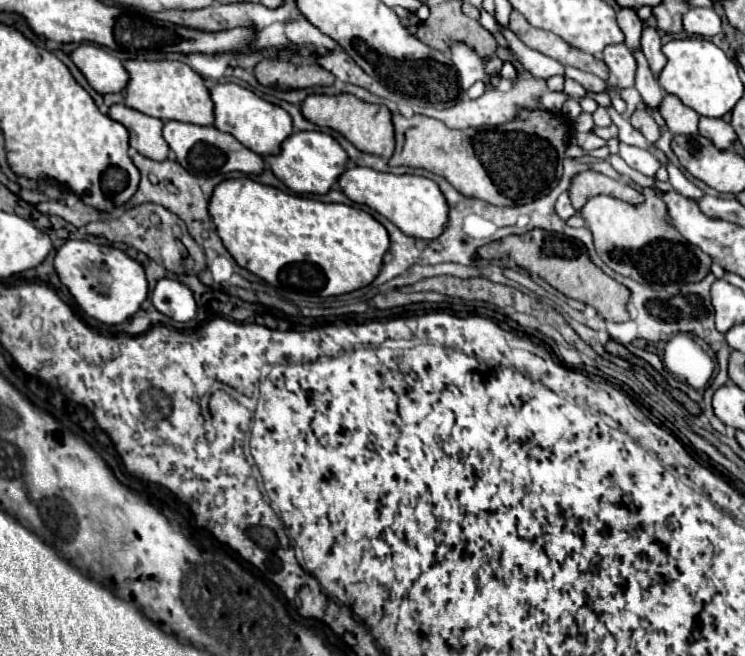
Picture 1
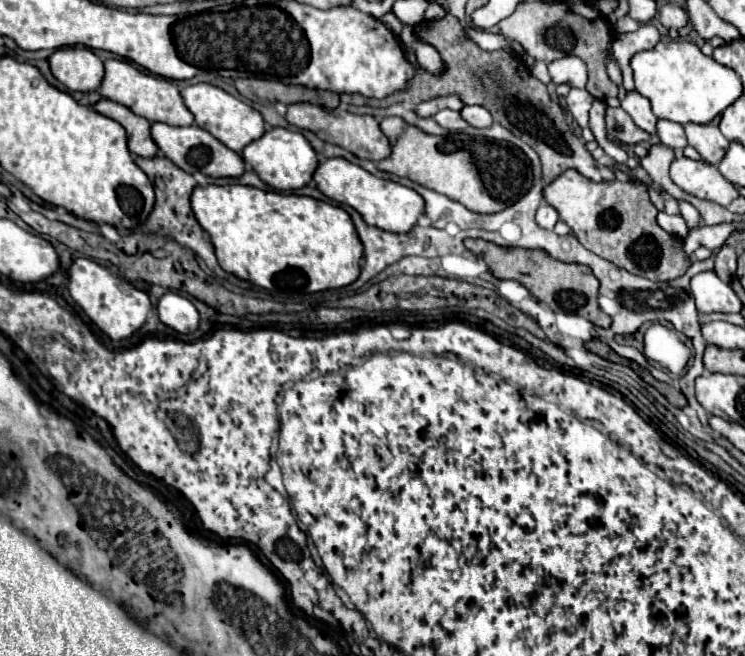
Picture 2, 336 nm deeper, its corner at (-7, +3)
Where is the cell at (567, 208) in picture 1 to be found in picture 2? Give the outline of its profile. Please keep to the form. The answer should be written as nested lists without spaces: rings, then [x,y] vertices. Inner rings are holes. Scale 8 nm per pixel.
[[[543,202],[543,204],[537,208],[535,222],[537,222],[541,228],[545,228],[545,230],[553,230],[553,226],[557,224],[557,220],[559,220],[559,214],[557,214],[555,208],[551,208],[549,204]]]

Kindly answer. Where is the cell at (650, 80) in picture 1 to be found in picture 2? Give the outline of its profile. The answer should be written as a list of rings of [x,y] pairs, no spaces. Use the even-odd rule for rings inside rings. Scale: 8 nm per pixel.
[[[659,120],[657,136],[663,144],[671,146],[673,150],[683,150],[687,146],[687,138],[685,138],[681,124],[675,124],[675,122],[669,122],[669,120]]]

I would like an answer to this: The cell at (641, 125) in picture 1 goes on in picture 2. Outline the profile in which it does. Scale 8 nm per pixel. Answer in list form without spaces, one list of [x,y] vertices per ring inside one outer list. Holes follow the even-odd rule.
[[[607,108],[605,128],[607,128],[607,138],[613,142],[633,146],[633,144],[641,144],[649,140],[649,134],[637,128],[631,116],[623,108]]]

